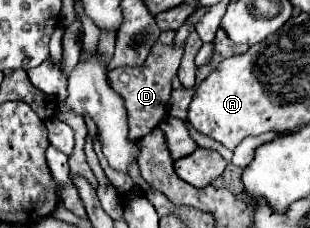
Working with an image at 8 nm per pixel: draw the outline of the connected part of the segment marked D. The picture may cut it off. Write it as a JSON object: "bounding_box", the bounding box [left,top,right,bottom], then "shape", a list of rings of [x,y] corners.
{"bounding_box":[107,42,183,142],"shape":[[[161,42],[153,46],[147,56],[147,62],[141,68],[117,68],[107,74],[109,86],[123,98],[127,110],[127,124],[129,124],[129,142],[137,142],[145,134],[149,134],[165,116],[167,116],[167,102],[171,96],[171,80],[177,74],[181,62],[183,48],[167,48]]]}

